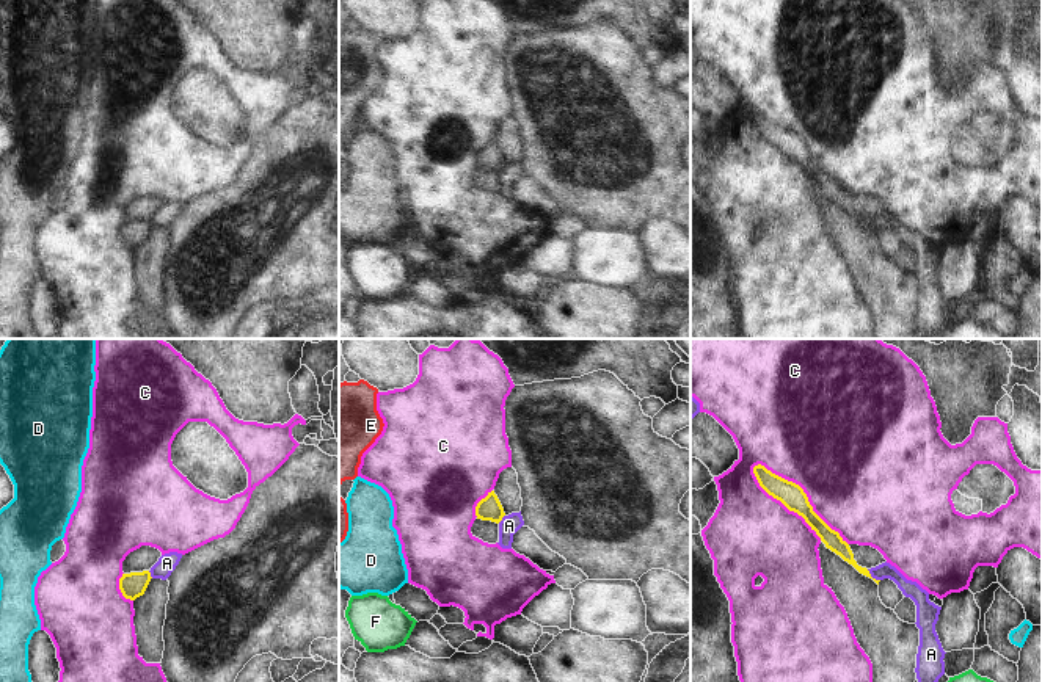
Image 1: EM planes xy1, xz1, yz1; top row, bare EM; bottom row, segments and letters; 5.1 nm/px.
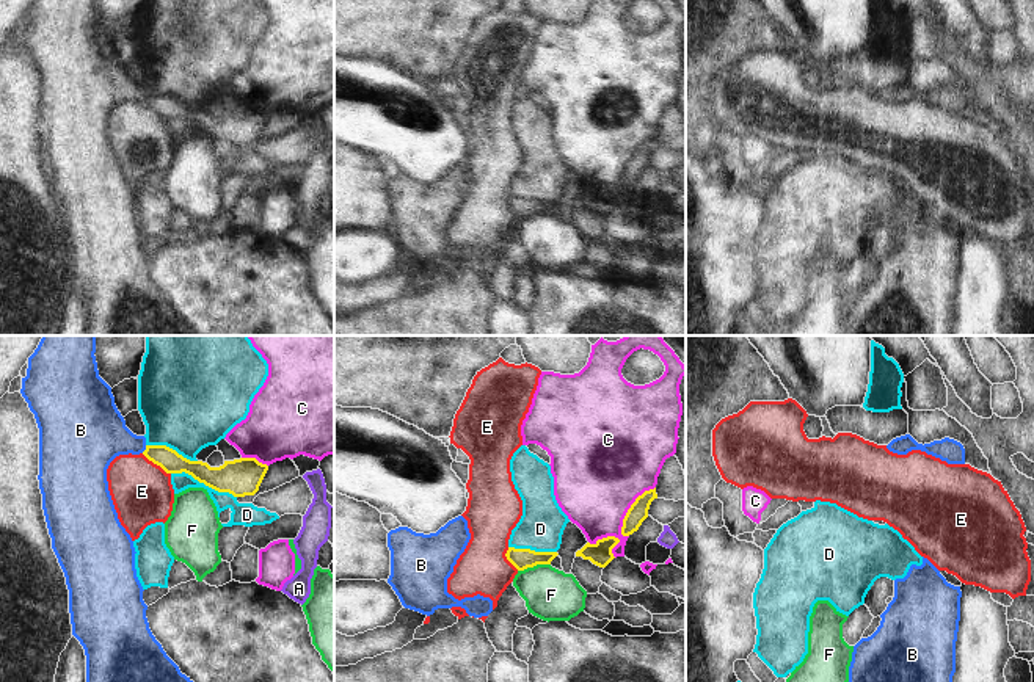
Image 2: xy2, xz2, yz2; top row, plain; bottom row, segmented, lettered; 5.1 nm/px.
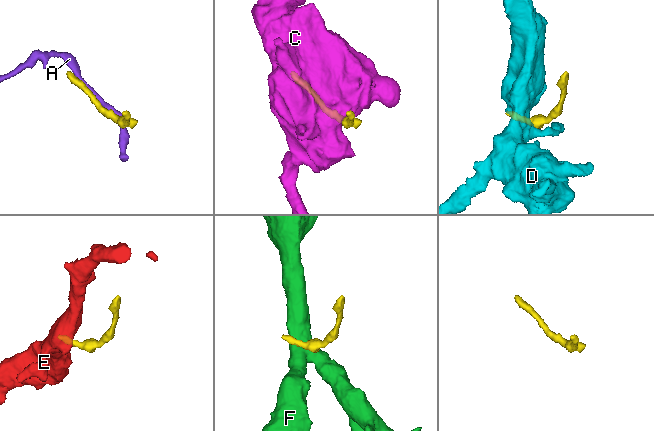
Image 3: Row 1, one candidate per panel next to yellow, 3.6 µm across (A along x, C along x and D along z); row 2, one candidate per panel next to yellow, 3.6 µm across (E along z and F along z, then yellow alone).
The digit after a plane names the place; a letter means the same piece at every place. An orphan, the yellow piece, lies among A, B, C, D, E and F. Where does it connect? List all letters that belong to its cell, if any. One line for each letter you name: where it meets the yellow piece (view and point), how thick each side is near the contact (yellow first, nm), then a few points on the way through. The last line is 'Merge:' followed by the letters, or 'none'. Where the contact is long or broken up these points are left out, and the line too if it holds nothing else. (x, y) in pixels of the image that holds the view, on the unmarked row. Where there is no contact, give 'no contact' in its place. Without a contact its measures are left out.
B: contact xy2 (146, 97); calibres 110 and 280 nm; way xy2 (167, 107), (146, 97), (101, 83)
Merge: B

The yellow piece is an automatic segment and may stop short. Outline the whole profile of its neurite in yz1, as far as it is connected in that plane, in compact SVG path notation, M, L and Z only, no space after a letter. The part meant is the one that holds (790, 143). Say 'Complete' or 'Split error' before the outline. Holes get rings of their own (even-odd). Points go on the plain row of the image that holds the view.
Complete. M761 113L753 116L753 122L760 135L769 144L780 149L789 160L794 160L805 168L805 171L811 176L811 179L816 180L816 183L821 187L827 198L840 204L849 213L852 213L860 223L873 227L866 216L857 213L849 193L840 185L840 182L832 179L813 160L813 155L810 154L807 143L799 133L772 122Z

